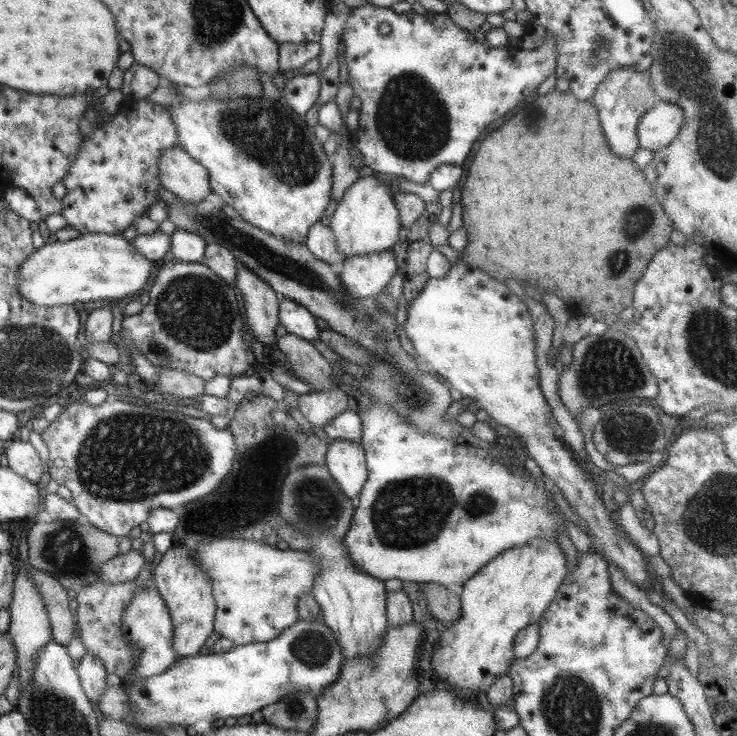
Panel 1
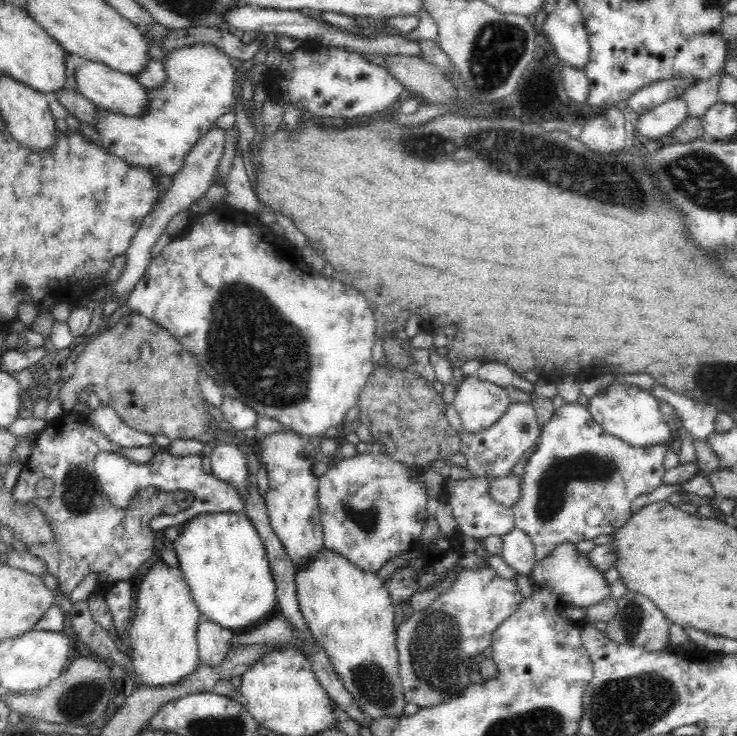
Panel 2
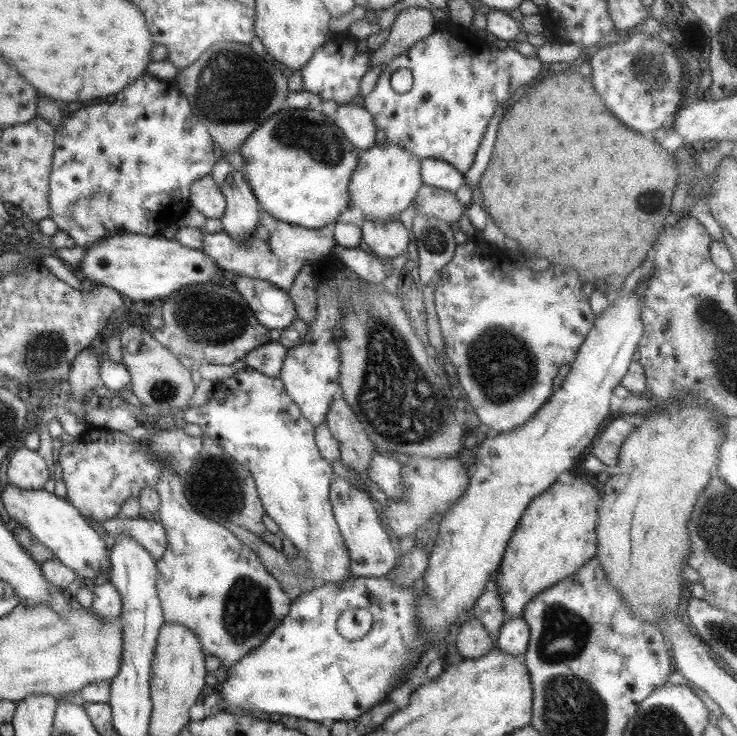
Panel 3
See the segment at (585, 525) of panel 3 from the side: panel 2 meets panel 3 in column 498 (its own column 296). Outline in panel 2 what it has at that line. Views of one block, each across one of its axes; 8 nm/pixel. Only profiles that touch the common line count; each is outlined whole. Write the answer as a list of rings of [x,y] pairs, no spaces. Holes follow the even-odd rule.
[[[323,547],[316,556],[312,556],[310,562],[306,562],[304,566],[297,568],[296,574],[294,574],[294,583],[296,583],[296,598],[299,603],[299,610],[302,617],[308,626],[309,632],[313,635],[315,641],[322,646],[325,650],[325,654],[329,656],[331,664],[334,666],[338,677],[344,682],[344,687],[348,689],[348,692],[354,697],[355,703],[359,710],[367,714],[369,718],[379,719],[381,716],[401,716],[402,709],[405,706],[404,695],[402,695],[402,686],[398,673],[398,654],[395,646],[397,640],[397,634],[394,631],[394,613],[393,606],[388,597],[388,590],[384,587],[383,580],[373,572],[364,572],[361,568],[354,566],[347,558],[344,558],[340,552],[334,549]]]

